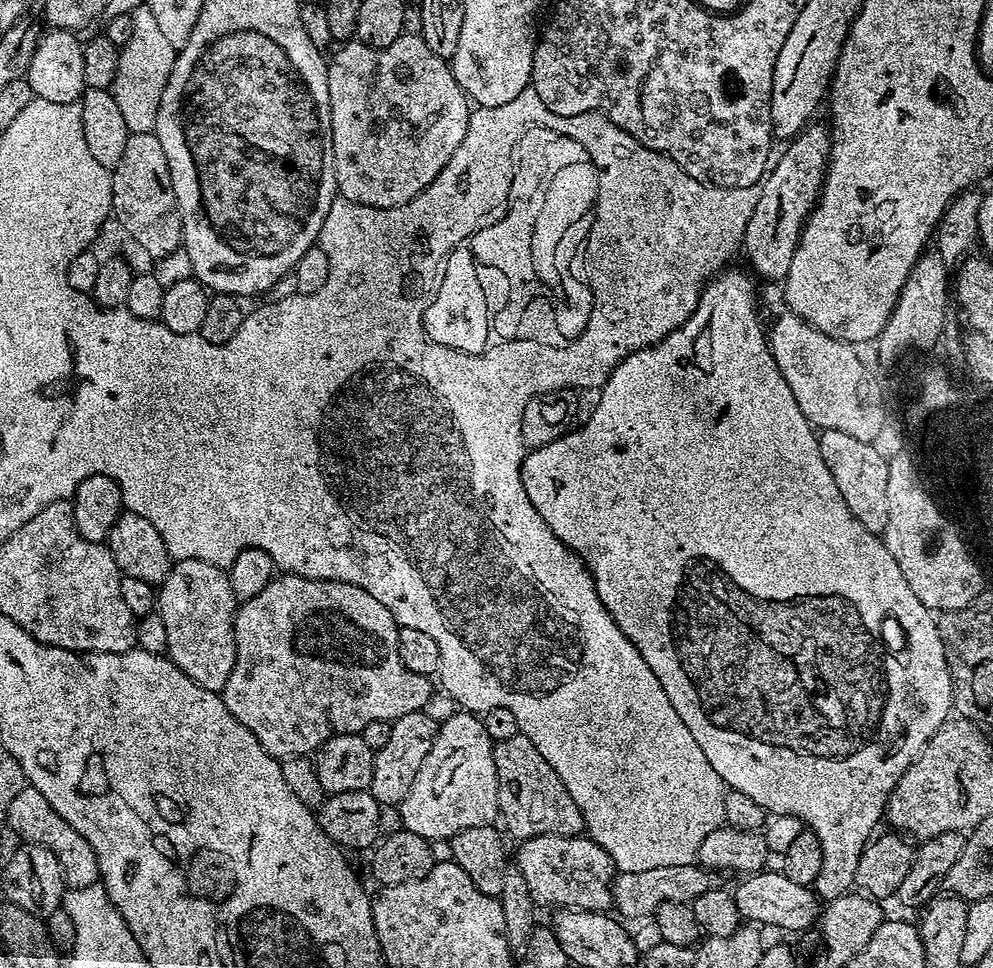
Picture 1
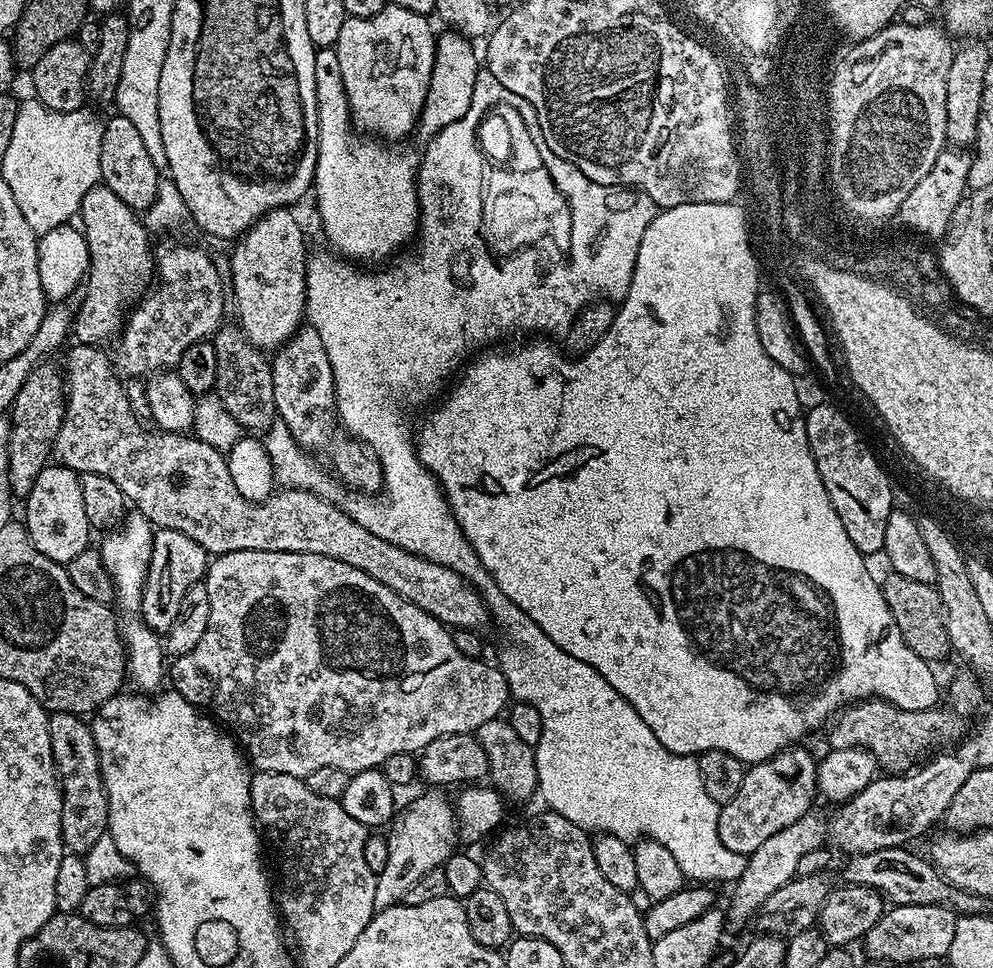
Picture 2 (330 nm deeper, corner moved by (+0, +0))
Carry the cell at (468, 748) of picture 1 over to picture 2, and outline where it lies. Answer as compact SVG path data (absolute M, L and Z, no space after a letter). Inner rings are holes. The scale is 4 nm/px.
M426 790L417 800L399 809L390 825L386 839L390 858L386 858L386 870L378 873L374 890L374 906L377 910L389 908L403 901L404 892L430 870L441 867L448 857L457 851L458 827L454 804L440 790Z

